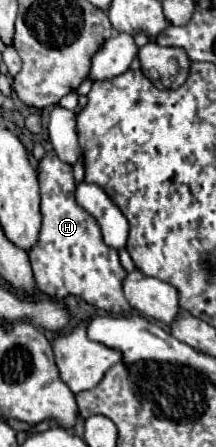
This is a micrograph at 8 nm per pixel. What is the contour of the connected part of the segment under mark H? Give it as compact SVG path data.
M50 150L38 162L38 180L40 180L40 196L42 196L42 228L40 228L40 240L28 252L28 256L30 256L30 264L32 264L34 278L36 278L40 292L44 292L52 300L64 300L66 296L80 296L90 306L98 308L100 312L112 314L112 316L132 314L132 306L128 304L128 300L124 296L124 288L122 288L122 282L128 276L128 272L120 264L118 250L104 244L100 226L94 220L94 216L90 216L82 206L78 206L78 202L74 198L76 182L72 176L72 166L62 162L56 156L56 152Z

